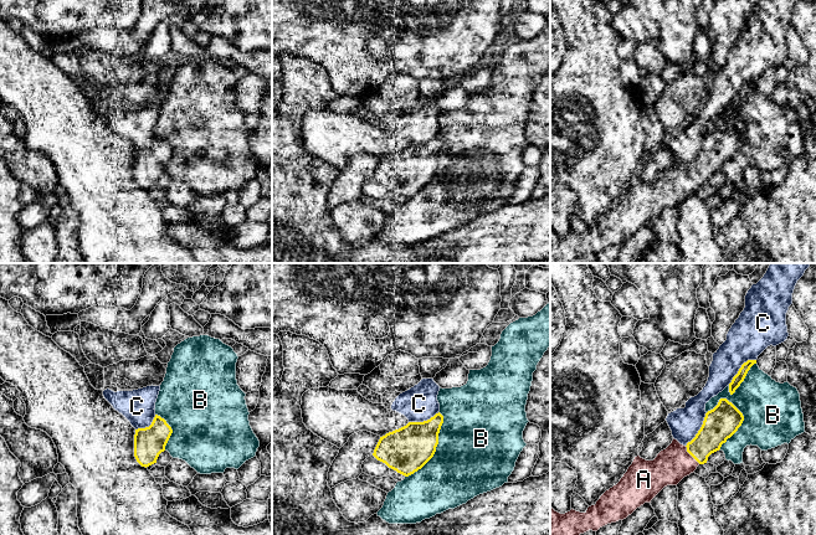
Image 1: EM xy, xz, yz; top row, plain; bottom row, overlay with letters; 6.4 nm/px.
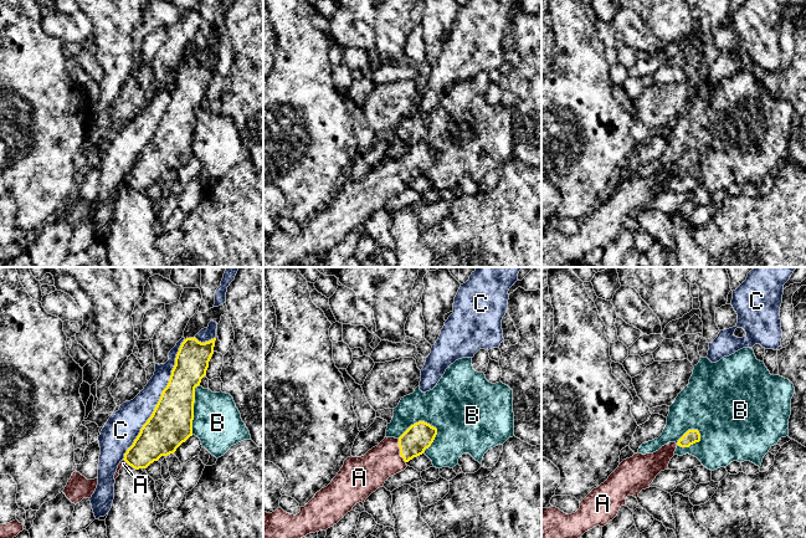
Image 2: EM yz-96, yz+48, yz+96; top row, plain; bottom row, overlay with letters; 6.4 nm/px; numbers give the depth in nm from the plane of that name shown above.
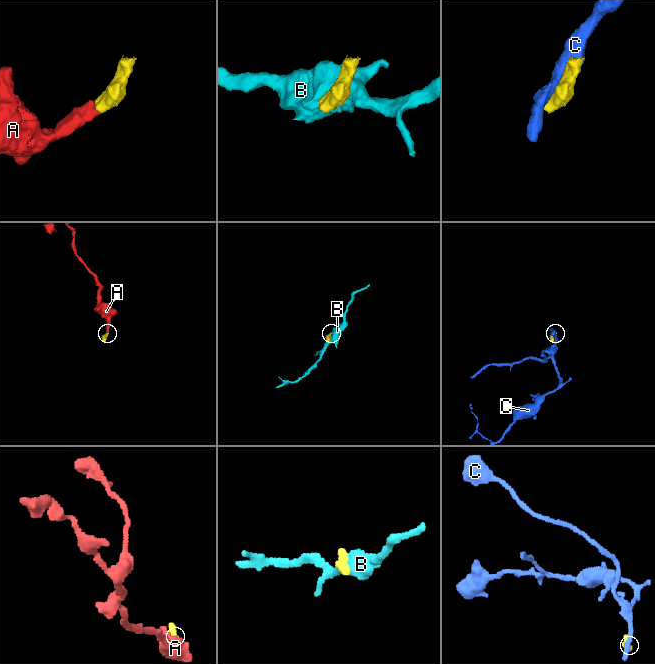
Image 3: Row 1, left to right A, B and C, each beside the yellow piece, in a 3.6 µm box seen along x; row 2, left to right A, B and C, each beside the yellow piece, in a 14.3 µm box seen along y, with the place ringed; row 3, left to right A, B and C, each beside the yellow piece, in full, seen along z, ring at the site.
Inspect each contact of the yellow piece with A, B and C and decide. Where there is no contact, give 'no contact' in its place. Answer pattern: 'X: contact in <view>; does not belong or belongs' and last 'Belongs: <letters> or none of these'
A: contact in yz; belongs
B: contact in yz; does not belong
C: contact in yz; does not belong
Belongs: A

